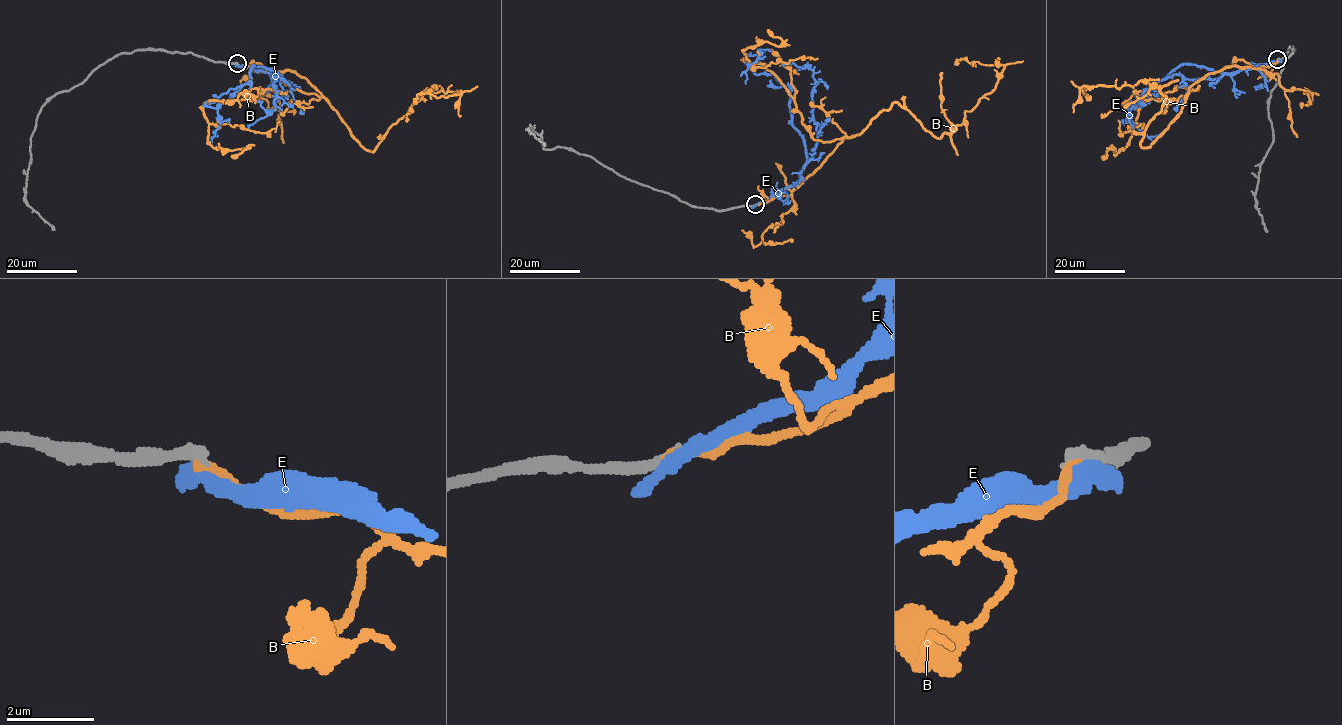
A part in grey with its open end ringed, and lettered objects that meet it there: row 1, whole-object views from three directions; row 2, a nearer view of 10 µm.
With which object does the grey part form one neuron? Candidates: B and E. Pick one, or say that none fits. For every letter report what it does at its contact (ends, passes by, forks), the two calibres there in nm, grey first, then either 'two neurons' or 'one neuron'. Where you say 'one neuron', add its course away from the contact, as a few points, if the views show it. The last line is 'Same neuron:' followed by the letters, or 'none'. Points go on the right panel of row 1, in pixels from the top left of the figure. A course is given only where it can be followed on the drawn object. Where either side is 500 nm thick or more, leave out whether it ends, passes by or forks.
B: it ends; calibres 260 and 200 nm; two neurons
E: it ends; calibres 280 and 480 nm; two neurons
Same neuron: none

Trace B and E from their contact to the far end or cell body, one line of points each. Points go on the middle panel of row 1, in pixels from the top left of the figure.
B: (754, 204), (790, 195), (893, 102), (938, 138), (950, 133), (1004, 67), (955, 64)
E: (754, 204), (791, 187), (807, 154), (792, 123), (789, 89), (745, 63), (760, 53), (745, 72), (745, 83)

